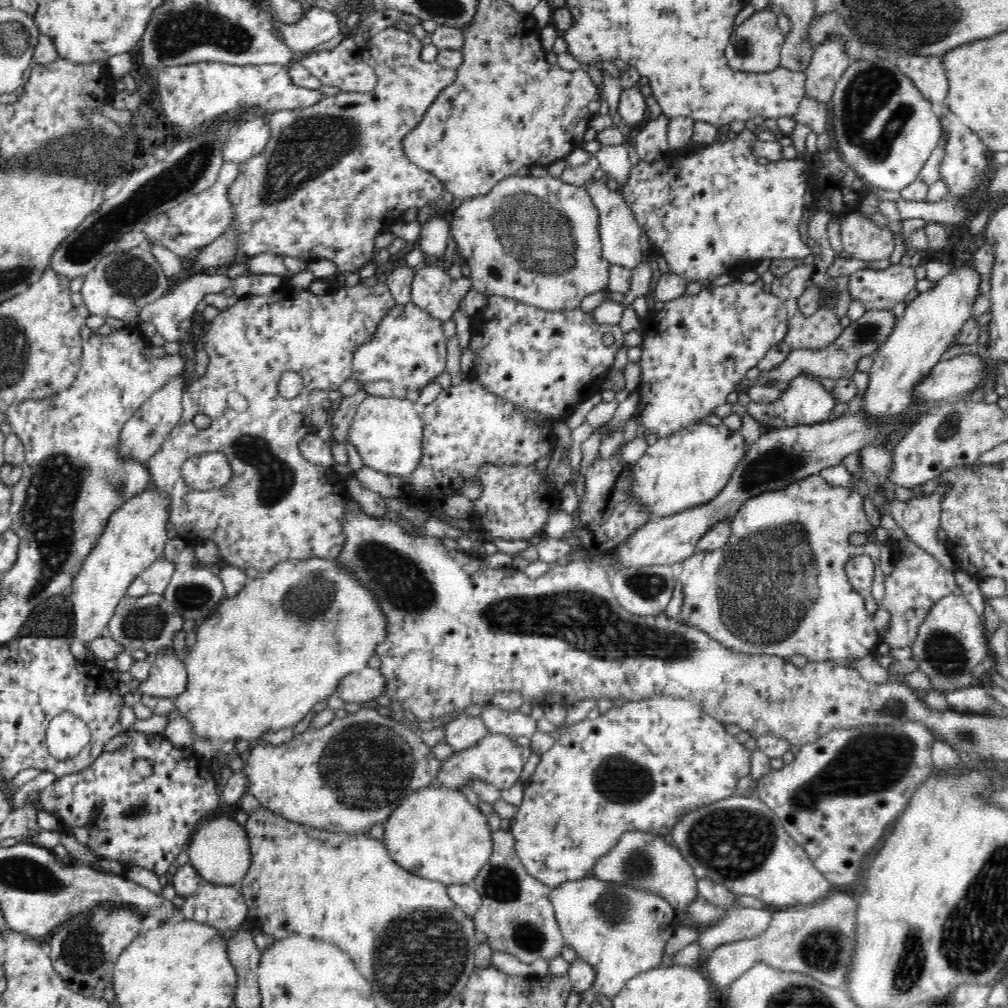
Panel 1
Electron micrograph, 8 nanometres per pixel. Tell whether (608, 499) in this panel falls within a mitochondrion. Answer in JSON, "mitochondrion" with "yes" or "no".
{"mitochondrion":"no"}

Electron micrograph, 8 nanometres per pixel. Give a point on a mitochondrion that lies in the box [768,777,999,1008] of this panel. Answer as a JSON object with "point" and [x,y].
{"point":[911,968]}

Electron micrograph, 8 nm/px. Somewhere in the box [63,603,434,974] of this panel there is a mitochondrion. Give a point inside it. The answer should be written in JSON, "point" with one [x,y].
{"point":[368,768]}

